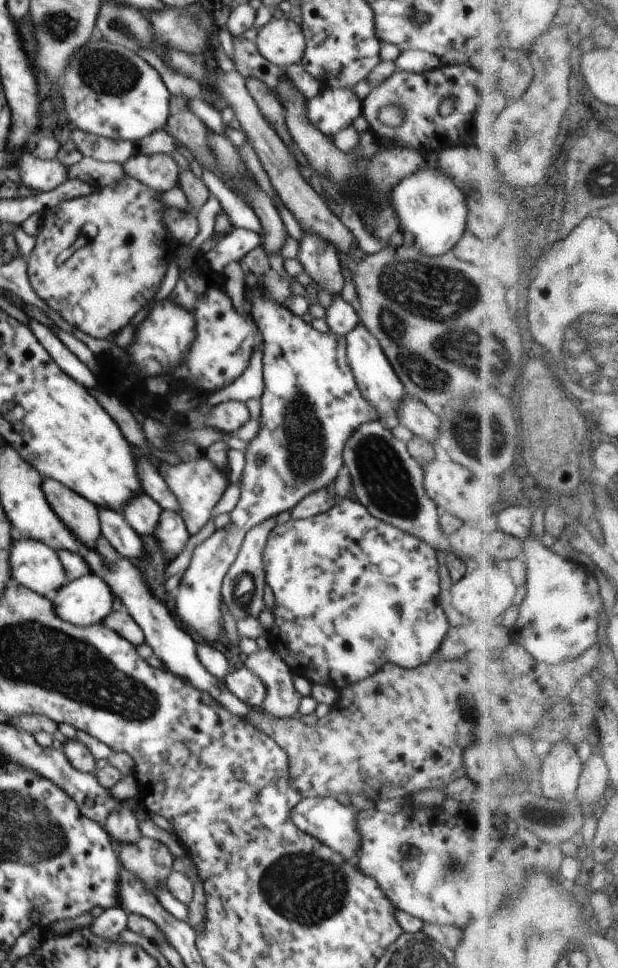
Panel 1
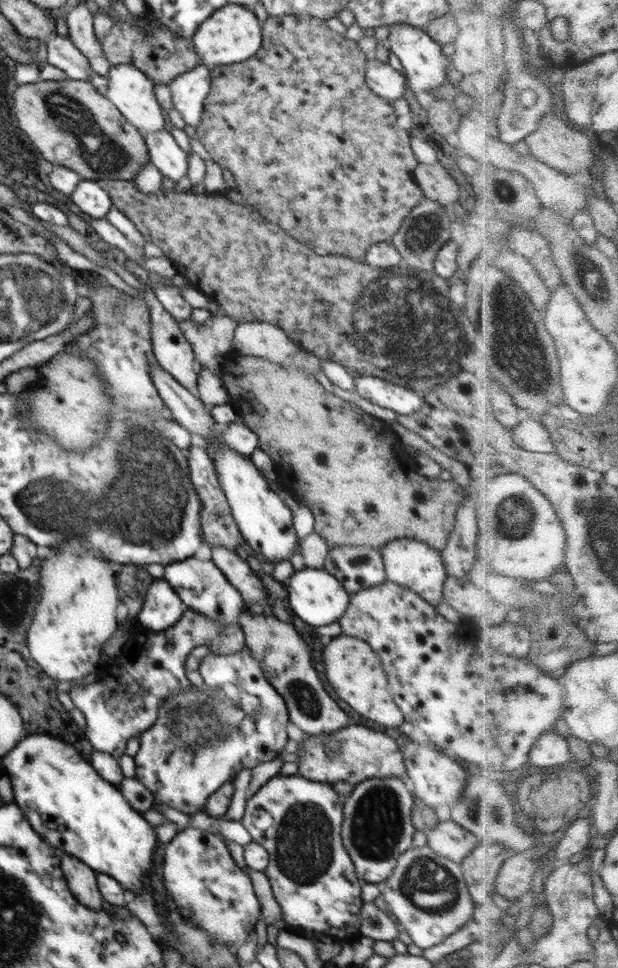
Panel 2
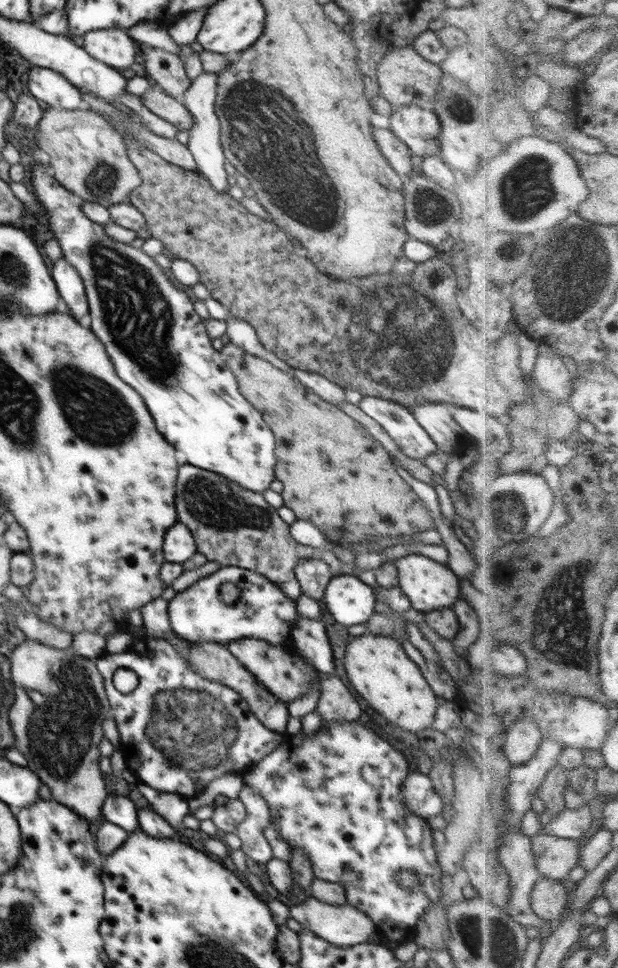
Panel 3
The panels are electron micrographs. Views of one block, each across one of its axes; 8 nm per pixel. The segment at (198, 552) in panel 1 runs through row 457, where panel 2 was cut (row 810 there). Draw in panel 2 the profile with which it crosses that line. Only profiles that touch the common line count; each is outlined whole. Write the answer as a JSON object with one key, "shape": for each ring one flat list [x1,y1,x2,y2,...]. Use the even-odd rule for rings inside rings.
{"shape":[[278,774,277,776,270,778,270,780,261,786,246,803,241,824,250,834,252,841,260,844,260,846,268,851,269,864,264,870,265,876,270,882,272,894,276,897,278,903,280,903,284,922,296,931,318,930,318,932,322,932,322,930,328,930,328,928,334,928,334,926,360,926,360,909,364,903,361,897,362,880,355,872,355,867,352,865,350,855,346,852,346,849,344,849,341,840,341,829,343,828,343,800,342,796,334,790,332,784,313,781,312,779,304,778,298,774]]}

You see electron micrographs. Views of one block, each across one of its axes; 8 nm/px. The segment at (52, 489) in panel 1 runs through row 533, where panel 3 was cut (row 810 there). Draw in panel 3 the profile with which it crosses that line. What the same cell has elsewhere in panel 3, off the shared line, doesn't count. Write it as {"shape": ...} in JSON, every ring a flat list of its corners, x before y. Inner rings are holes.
{"shape":[[29,638,14,648,14,656,10,660,12,660,12,678,16,686,16,704,12,704,12,710,10,710,10,724,14,726,12,731,15,736,15,747,24,754,28,762,26,767,48,786,52,792,52,800,71,809,95,827,96,822,101,818,101,809,108,796,103,778,104,773,99,768,100,741,104,737,102,723,105,718,113,716,103,676,97,669,95,660,78,656,72,646,58,649],[22,688,32,688,32,692,40,692,46,704,52,702,52,710,40,712,44,706,32,704,26,692,22,692]]}

